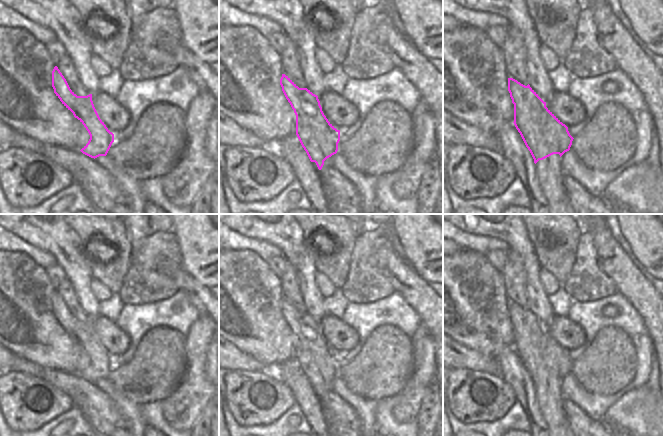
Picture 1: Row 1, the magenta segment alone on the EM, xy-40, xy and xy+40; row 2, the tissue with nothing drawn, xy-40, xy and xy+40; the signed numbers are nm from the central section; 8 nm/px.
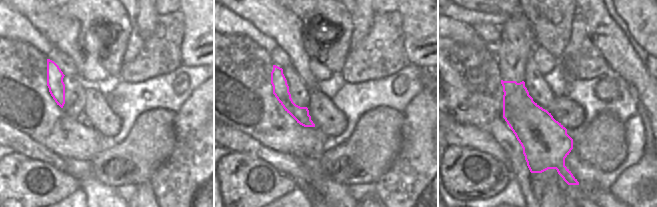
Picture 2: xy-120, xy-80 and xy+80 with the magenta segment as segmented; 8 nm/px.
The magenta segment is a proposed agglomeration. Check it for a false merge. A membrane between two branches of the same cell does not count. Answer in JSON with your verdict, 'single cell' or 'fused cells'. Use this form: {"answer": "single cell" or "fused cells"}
{"answer": "fused cells"}

